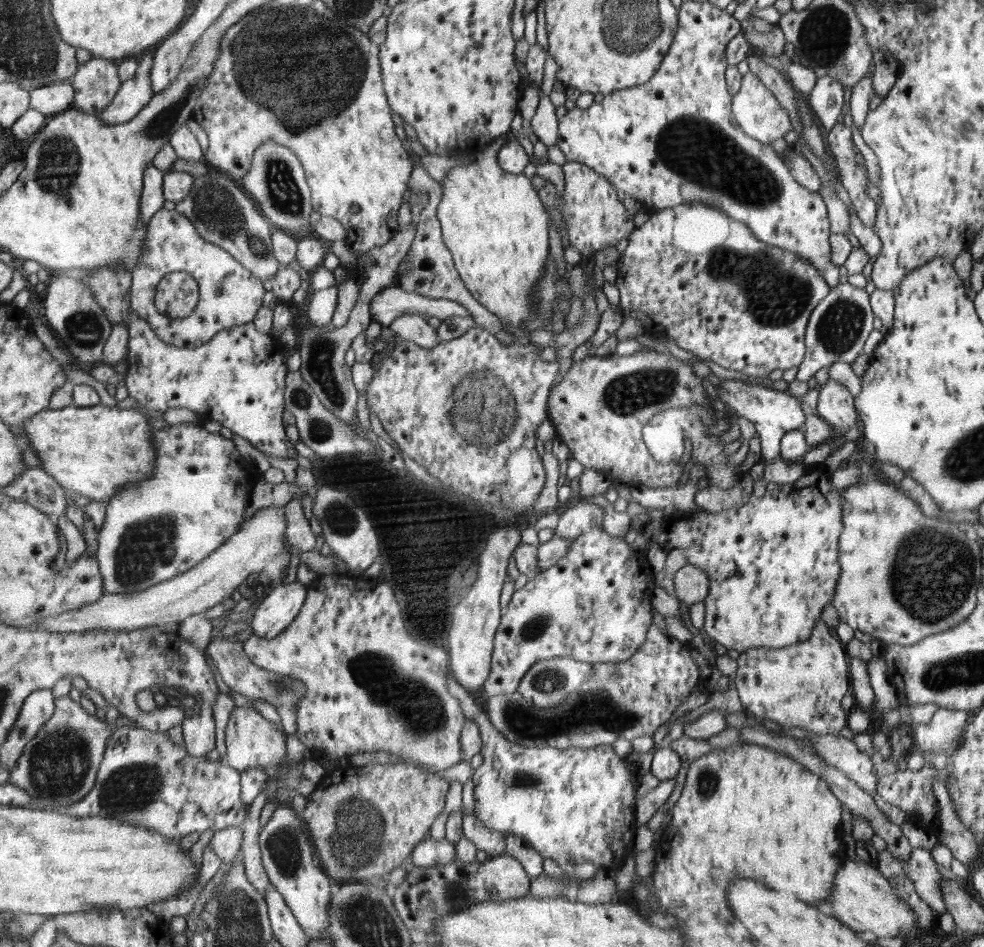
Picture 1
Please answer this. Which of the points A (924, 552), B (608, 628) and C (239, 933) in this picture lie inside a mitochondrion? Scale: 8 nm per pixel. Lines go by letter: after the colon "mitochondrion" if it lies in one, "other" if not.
A: mitochondrion
B: other
C: mitochondrion

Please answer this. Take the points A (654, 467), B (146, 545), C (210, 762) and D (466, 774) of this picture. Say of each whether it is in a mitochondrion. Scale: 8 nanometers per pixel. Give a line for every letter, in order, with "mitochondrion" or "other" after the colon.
A: other
B: mitochondrion
C: other
D: other

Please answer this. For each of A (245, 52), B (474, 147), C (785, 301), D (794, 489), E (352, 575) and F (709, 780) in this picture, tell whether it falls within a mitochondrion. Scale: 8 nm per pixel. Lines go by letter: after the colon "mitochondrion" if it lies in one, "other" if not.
A: mitochondrion
B: other
C: mitochondrion
D: other
E: other
F: mitochondrion

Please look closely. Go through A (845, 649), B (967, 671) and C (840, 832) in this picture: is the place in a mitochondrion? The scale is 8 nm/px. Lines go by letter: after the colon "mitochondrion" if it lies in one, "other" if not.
A: other
B: mitochondrion
C: other

